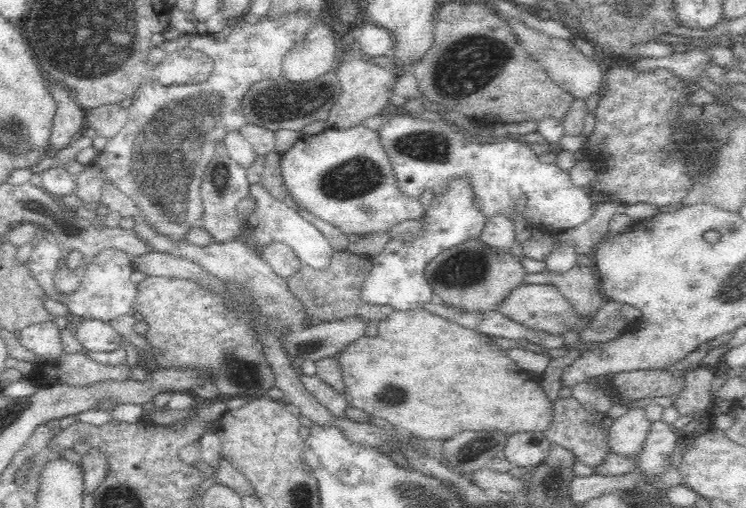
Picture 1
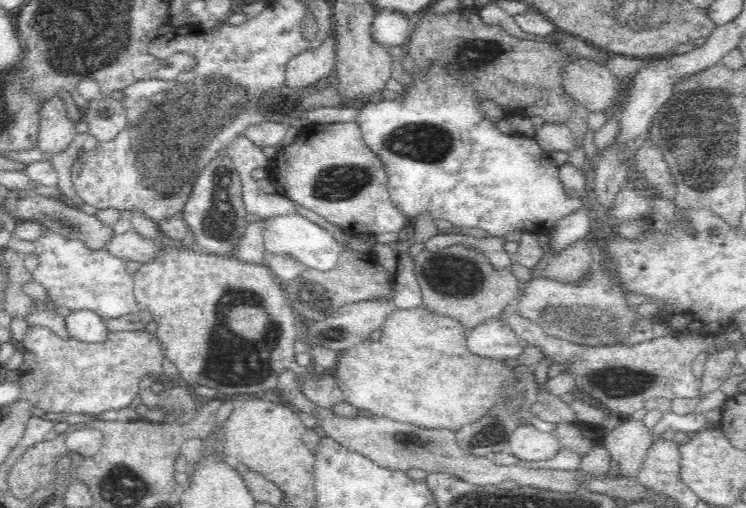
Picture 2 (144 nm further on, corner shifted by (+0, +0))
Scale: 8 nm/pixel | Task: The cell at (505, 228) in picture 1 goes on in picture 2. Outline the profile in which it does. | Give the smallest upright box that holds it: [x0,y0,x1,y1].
[428,234,512,272]

